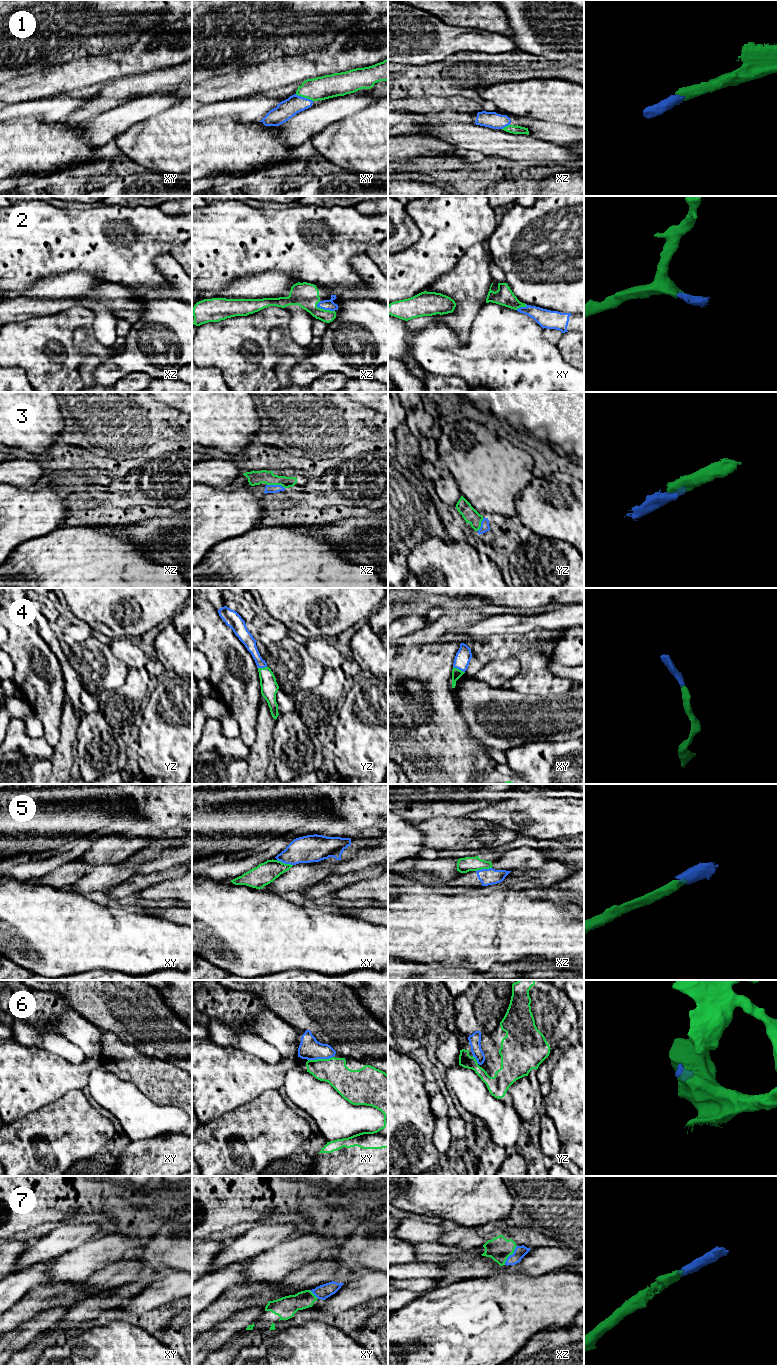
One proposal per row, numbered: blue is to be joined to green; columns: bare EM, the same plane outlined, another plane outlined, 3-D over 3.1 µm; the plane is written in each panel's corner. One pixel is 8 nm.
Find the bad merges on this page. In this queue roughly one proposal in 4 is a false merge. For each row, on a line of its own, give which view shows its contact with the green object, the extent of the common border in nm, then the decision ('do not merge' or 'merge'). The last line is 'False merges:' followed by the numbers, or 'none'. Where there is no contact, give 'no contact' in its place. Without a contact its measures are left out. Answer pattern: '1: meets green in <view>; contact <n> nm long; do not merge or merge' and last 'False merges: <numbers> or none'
1: meets green in xy; contact 160 nm long; merge
2: meets green in xz; contact 160 nm long; merge
3: meets green in xz; contact 150 nm long; merge
4: meets green in xy; contact 110 nm long; merge
5: meets green in xy; contact 140 nm long; do not merge
6: meets green in xy; contact 220 nm long; merge
7: meets green in xz; contact 190 nm long; merge
False merges: 5

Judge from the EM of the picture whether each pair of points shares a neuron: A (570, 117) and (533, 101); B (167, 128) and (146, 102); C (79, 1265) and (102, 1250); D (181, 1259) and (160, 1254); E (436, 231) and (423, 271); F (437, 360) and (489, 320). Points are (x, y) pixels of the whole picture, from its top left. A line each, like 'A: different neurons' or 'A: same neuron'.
A: same neuron
B: different neurons
C: same neuron
D: same neuron
E: same neuron
F: same neuron

